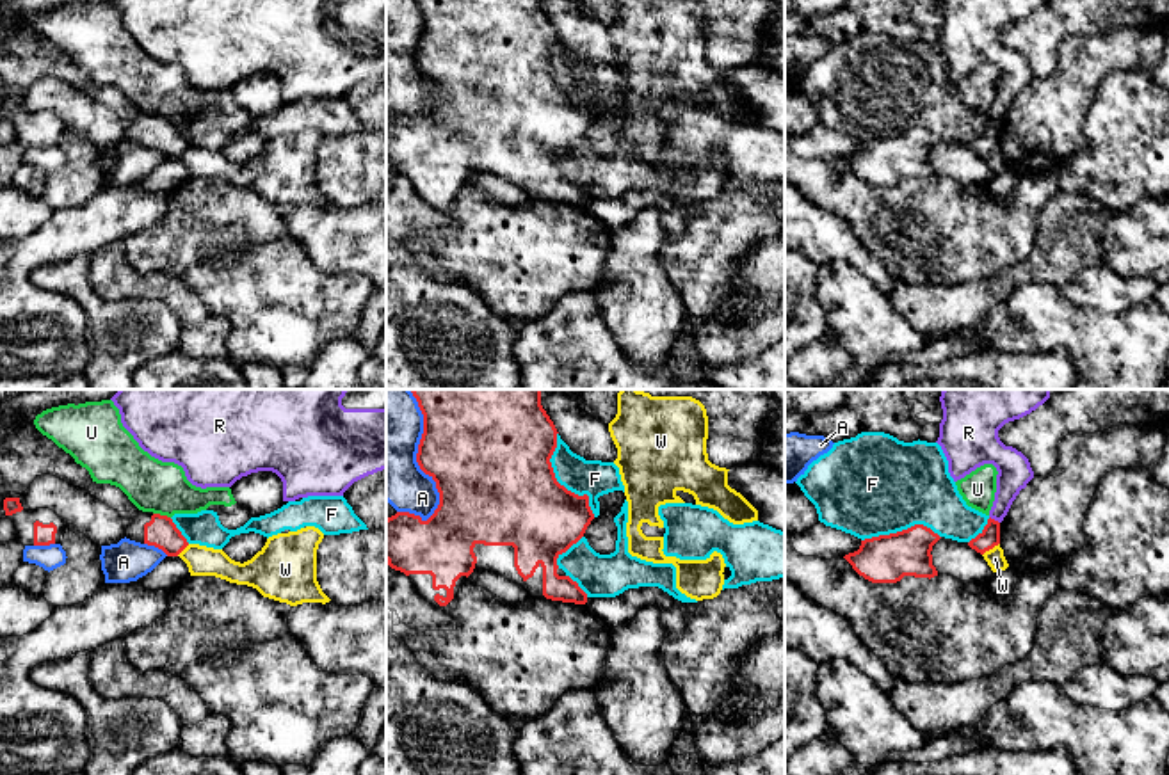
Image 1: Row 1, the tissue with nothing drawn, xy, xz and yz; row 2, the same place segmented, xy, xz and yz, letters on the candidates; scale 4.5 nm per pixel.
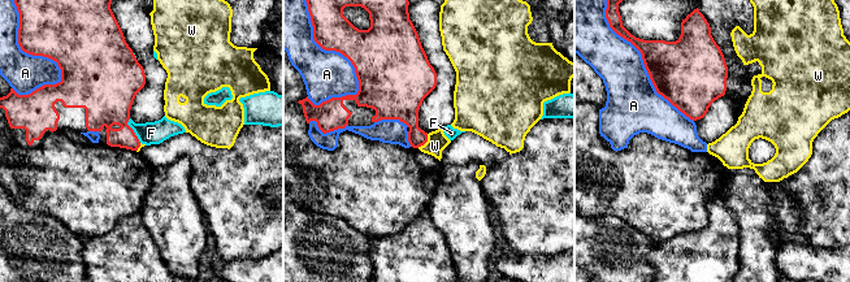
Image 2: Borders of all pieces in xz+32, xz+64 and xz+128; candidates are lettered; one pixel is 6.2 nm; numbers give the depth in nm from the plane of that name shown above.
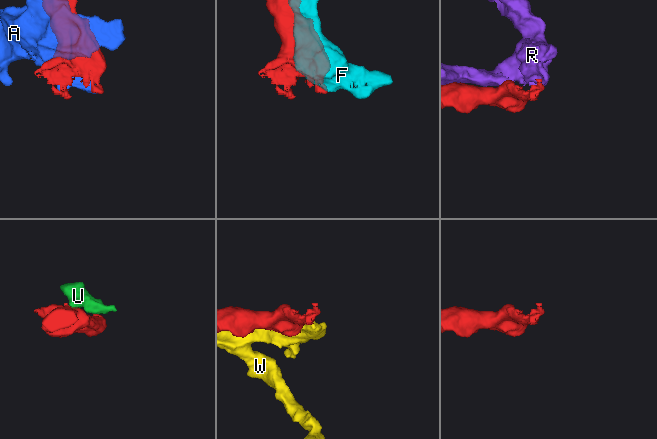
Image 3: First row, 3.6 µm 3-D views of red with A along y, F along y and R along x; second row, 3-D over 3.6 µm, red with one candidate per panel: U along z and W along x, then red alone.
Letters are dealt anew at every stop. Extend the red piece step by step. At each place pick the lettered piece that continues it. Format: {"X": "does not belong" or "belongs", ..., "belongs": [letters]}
{"A": "does not belong", "F": "does not belong", "R": "does not belong", "U": "does not belong", "W": "does not belong", "belongs": []}

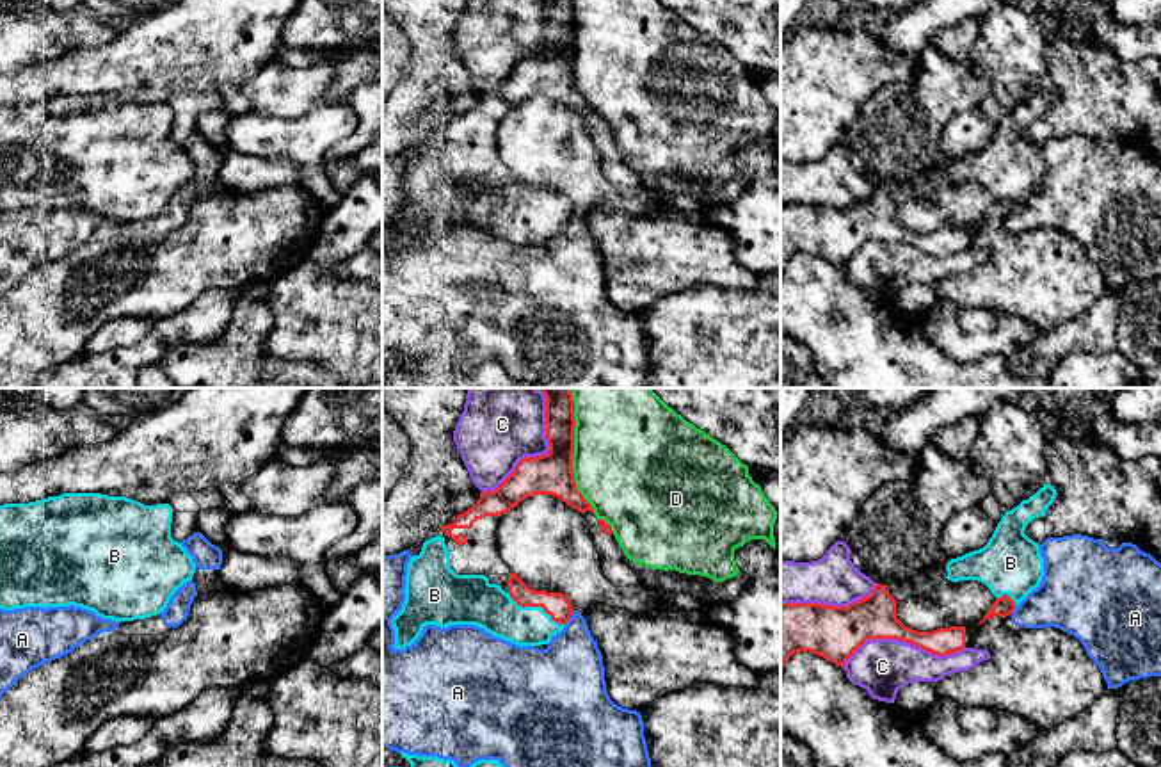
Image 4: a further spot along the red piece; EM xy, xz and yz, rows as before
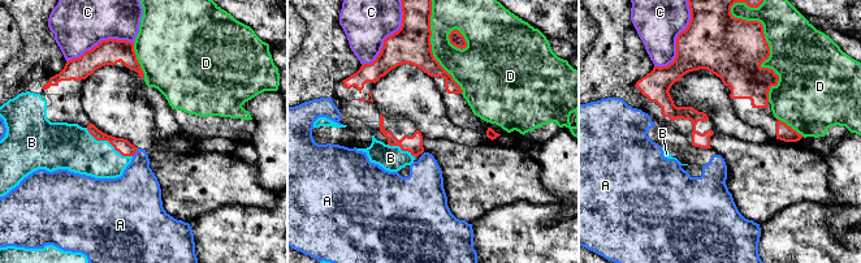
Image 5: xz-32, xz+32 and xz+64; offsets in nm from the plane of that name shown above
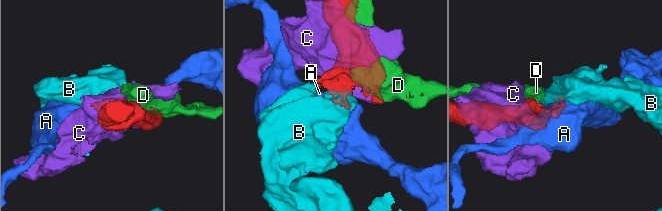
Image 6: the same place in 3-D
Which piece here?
{"A": "does not belong", "B": "belongs", "C": "does not belong", "D": "does not belong", "belongs": ["B"]}

